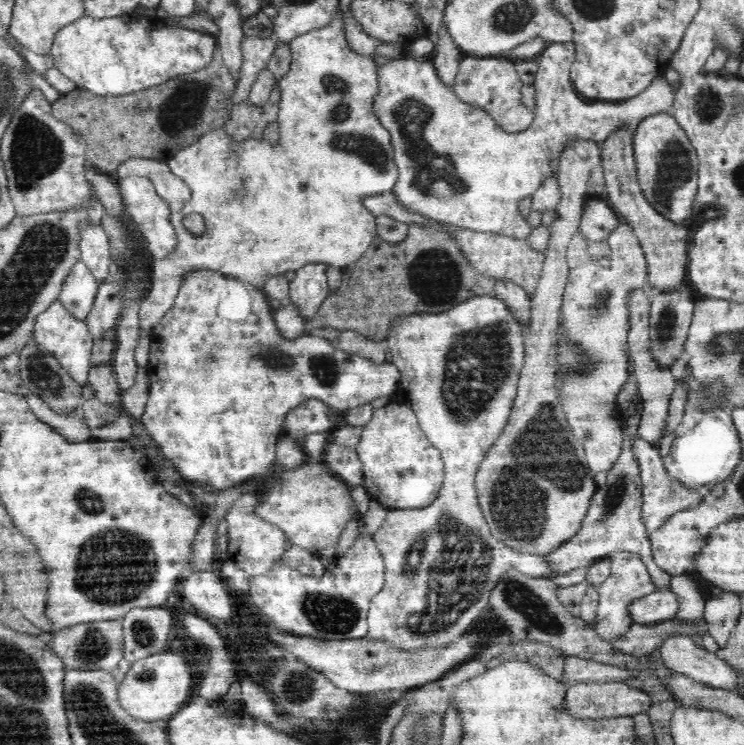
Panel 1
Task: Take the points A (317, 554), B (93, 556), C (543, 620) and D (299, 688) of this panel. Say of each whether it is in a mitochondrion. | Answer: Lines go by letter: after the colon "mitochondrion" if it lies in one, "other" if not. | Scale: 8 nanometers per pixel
A: other
B: mitochondrion
C: mitochondrion
D: mitochondrion

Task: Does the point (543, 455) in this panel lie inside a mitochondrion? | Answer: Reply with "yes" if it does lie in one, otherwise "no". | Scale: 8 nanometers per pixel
yes

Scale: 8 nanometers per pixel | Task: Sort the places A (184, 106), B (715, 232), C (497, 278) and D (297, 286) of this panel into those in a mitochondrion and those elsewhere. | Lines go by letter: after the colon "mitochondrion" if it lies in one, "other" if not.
A: mitochondrion
B: other
C: other
D: other

